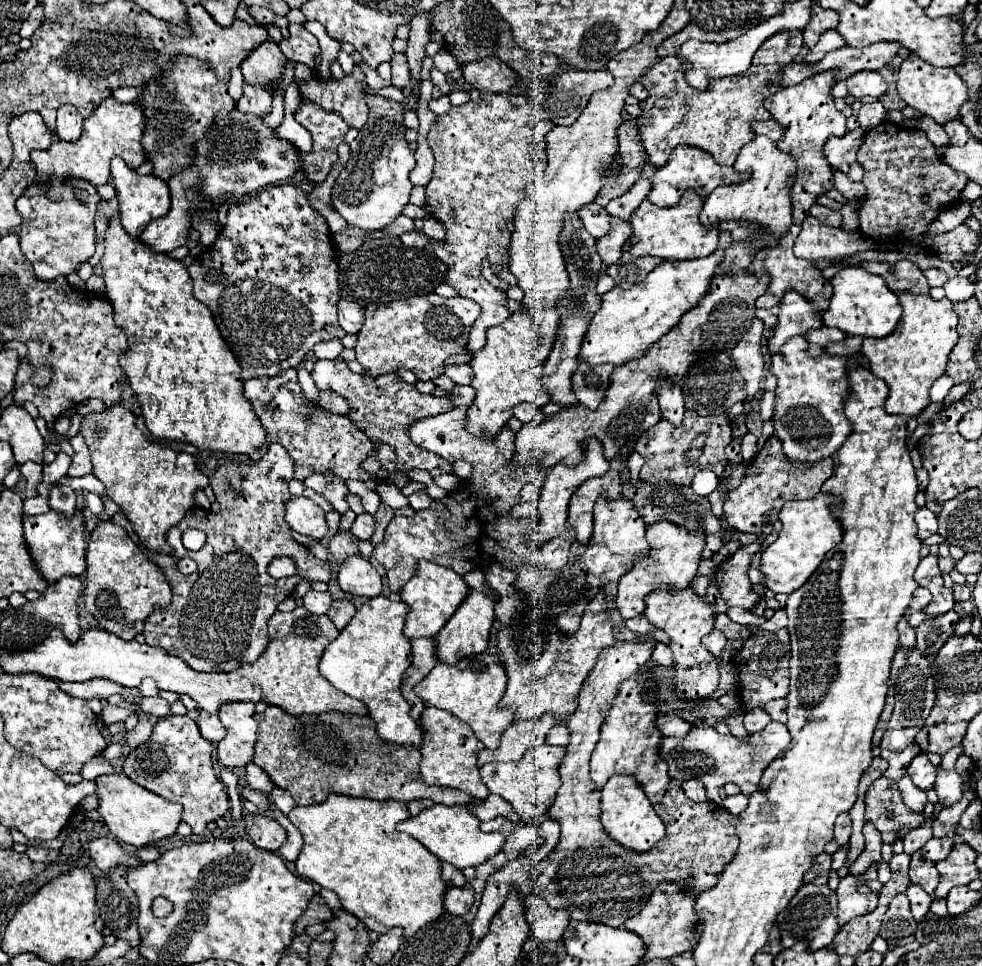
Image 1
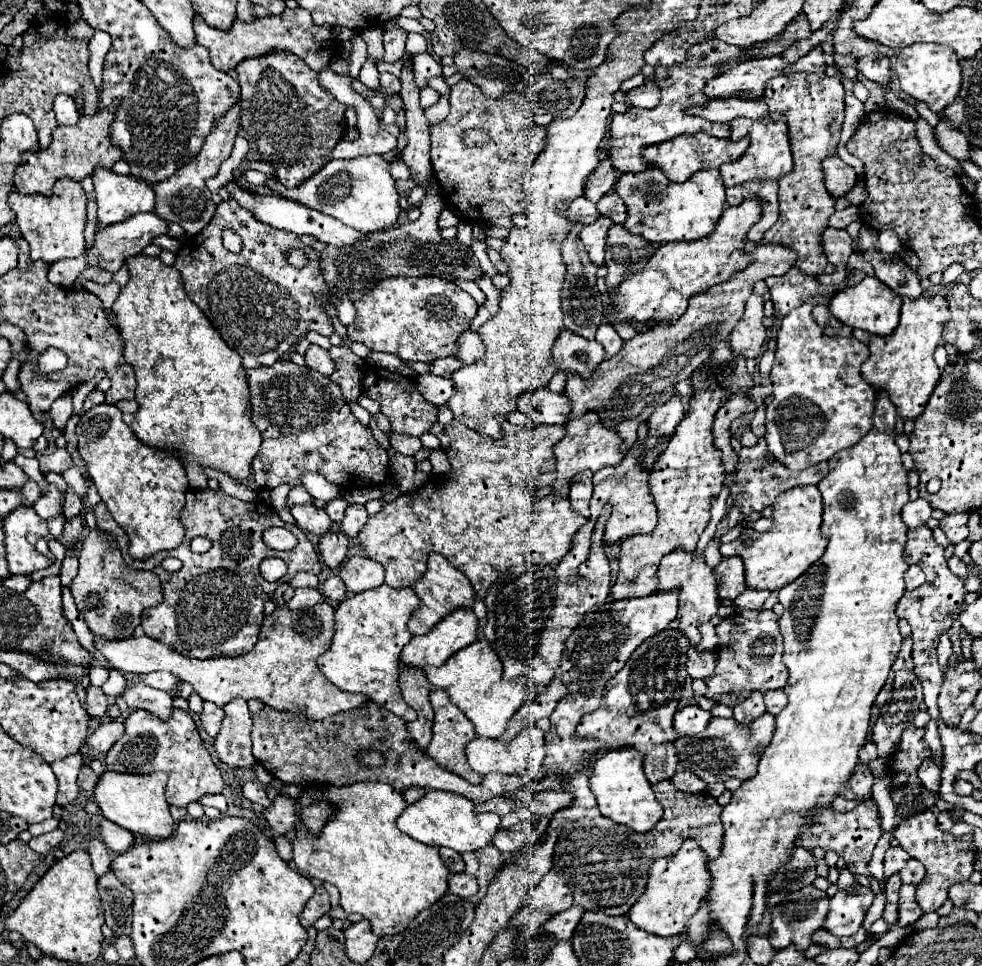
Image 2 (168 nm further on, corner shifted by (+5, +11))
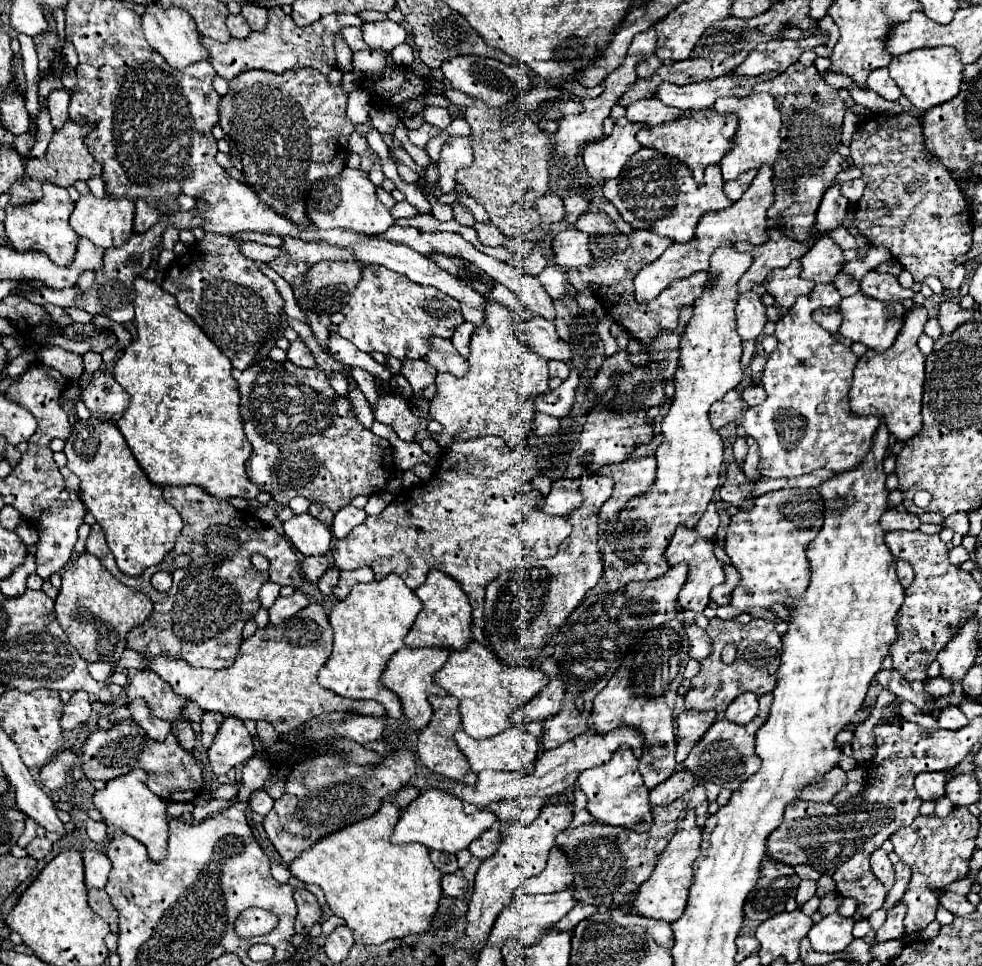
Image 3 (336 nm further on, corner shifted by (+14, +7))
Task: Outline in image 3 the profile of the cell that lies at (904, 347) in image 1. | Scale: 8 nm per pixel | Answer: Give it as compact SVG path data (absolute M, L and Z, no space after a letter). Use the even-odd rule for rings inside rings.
M924 308L908 310L904 318L904 328L896 338L896 342L884 354L866 350L866 354L858 360L854 370L854 384L848 394L854 416L872 414L884 418L888 430L896 436L898 442L906 442L918 436L922 430L920 404L922 404L922 384L925 381L926 357L918 350L916 342L924 332L926 320L928 314Z

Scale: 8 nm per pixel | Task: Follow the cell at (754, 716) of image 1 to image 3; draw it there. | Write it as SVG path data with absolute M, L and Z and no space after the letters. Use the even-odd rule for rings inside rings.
M752 692L740 694L726 710L726 718L736 724L748 724L758 712L758 696Z

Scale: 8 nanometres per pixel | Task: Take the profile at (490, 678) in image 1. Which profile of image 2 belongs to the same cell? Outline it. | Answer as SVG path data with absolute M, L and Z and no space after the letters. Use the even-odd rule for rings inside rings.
M485 640L469 644L441 666L423 668L423 674L433 688L441 688L449 694L451 702L463 710L481 738L499 738L507 728L507 720L535 694L533 686L503 686L501 660Z

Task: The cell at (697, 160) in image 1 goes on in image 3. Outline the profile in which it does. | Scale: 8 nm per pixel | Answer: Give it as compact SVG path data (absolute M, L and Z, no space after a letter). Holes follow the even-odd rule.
M714 108L706 110L690 110L686 116L658 126L644 126L638 132L638 142L646 148L660 150L662 154L674 156L680 162L684 162L692 172L696 180L702 180L702 174L706 166L718 164L724 154L730 150L730 138L734 136L738 128L738 116L736 114L720 114Z

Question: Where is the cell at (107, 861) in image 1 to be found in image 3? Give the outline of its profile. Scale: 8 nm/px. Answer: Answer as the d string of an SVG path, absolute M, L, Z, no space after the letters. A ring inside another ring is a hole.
M86 850L82 852L84 868L86 868L86 888L104 888L110 874L110 860L104 852Z

